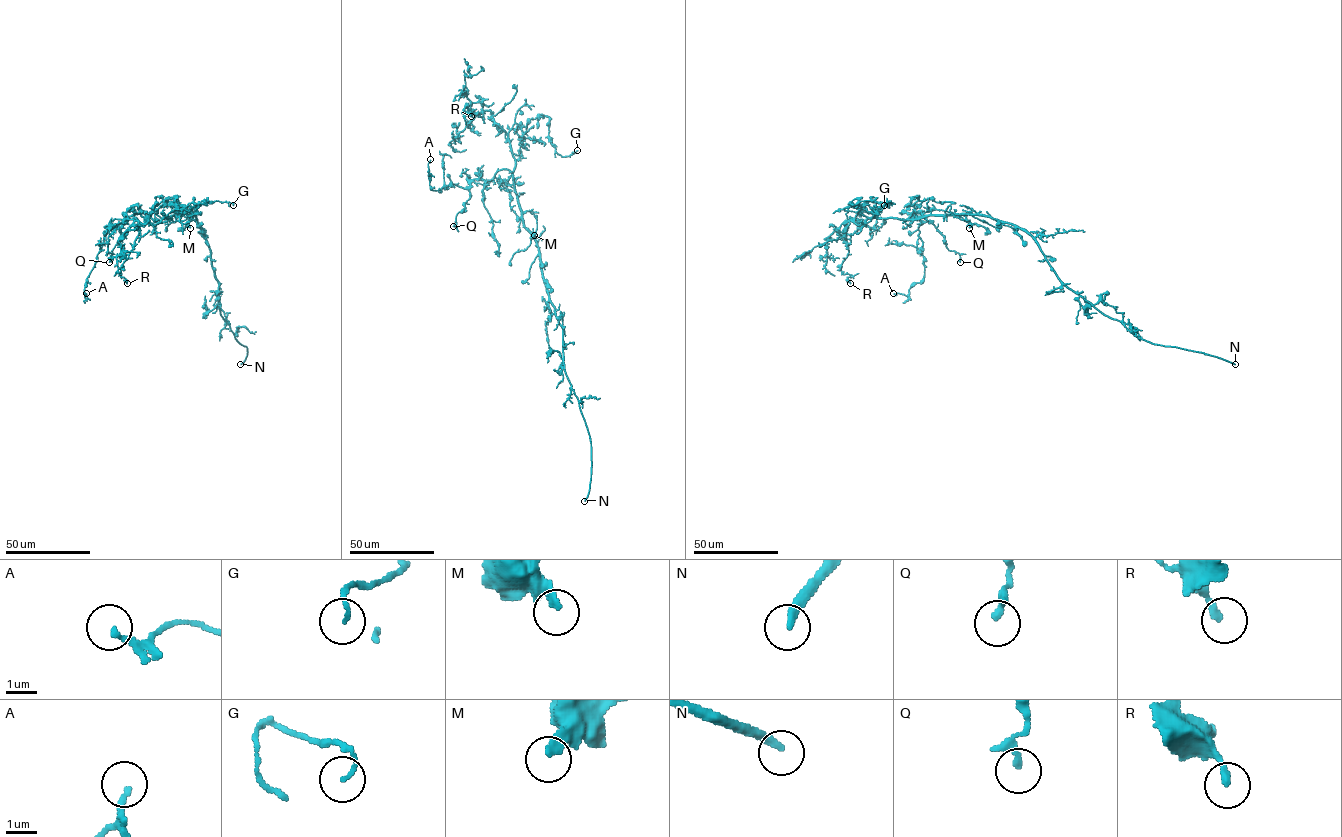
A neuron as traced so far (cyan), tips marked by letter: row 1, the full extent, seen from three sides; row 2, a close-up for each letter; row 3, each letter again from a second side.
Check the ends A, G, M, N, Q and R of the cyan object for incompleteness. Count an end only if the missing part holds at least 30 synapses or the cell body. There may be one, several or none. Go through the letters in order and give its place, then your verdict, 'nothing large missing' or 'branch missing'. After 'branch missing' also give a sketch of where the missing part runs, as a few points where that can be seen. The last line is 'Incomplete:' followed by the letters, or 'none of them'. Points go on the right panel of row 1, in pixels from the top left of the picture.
A: at (893, 293); nothing large missing
G: at (884, 205); nothing large missing
M: at (969, 228); nothing large missing
N: at (1235, 364); branch missing; missing branch runs (1235, 364), (1274, 386)
Q: at (960, 262); nothing large missing
R: at (850, 283); nothing large missing
Incomplete: N

